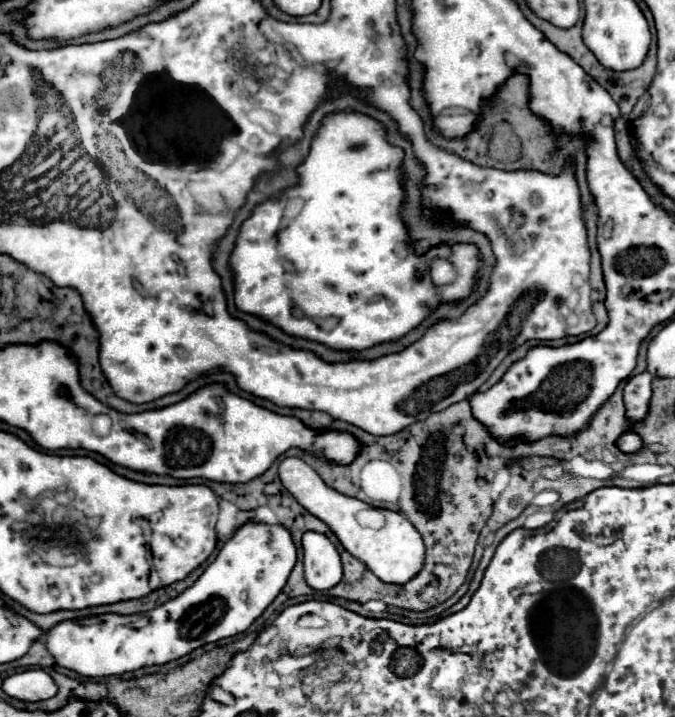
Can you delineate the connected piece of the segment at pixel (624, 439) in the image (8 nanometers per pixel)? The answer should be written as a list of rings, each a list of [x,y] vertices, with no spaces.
[[[625,431],[619,439],[617,439],[617,447],[625,453],[637,453],[643,449],[643,439],[639,433],[635,431]]]

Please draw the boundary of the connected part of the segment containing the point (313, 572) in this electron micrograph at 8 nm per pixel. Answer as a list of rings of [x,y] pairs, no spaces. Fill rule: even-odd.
[[[303,533],[305,581],[313,589],[331,589],[341,581],[341,559],[335,545],[321,533]]]

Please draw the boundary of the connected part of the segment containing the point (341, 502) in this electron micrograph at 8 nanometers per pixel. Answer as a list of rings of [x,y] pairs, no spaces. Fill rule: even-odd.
[[[285,457],[279,463],[279,479],[285,485],[285,489],[297,499],[297,503],[303,505],[311,515],[321,519],[325,525],[329,525],[329,529],[337,535],[341,545],[353,557],[363,561],[369,567],[369,571],[373,571],[383,583],[403,585],[421,571],[423,561],[425,561],[423,539],[403,513],[381,509],[381,513],[385,515],[385,525],[381,529],[361,527],[357,523],[355,515],[357,515],[357,511],[361,511],[365,507],[365,503],[355,497],[341,495],[339,491],[333,491],[331,487],[325,487],[323,479],[299,457]]]

